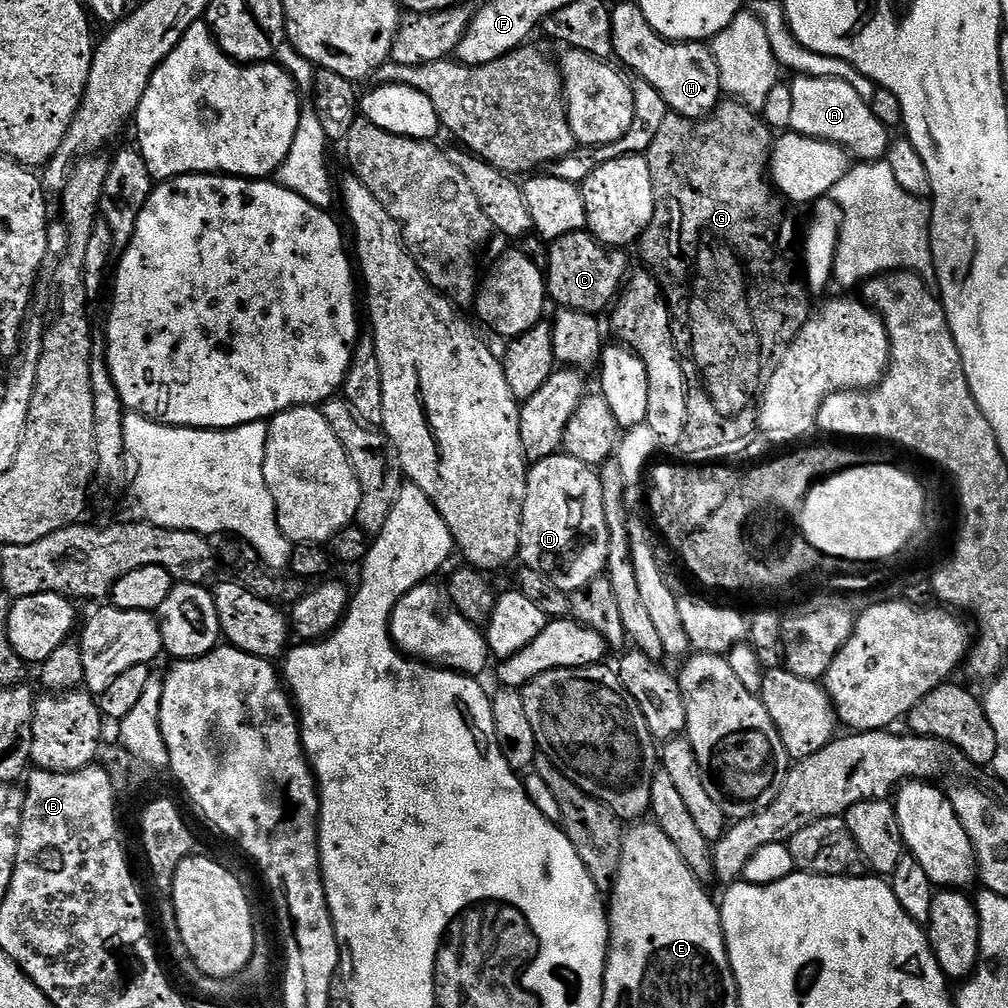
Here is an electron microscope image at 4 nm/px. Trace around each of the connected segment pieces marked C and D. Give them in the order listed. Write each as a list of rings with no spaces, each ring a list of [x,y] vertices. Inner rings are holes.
[[[571,232],[562,238],[551,241],[548,249],[548,266],[546,269],[546,292],[561,309],[572,308],[576,312],[590,312],[593,314],[607,313],[615,299],[620,295],[621,287],[629,275],[627,251],[609,248],[600,243],[591,232]]]
[[[557,454],[535,461],[528,470],[528,489],[522,510],[519,559],[523,567],[538,570],[538,574],[552,580],[558,590],[571,594],[605,575],[609,554],[610,538],[606,510],[602,508],[602,482],[599,471],[567,454]]]

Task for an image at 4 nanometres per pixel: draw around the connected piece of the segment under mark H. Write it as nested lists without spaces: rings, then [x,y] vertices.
[[[639,3],[615,5],[612,8],[612,37],[614,38],[615,59],[621,60],[629,69],[629,73],[642,77],[662,98],[666,98],[666,106],[678,116],[691,120],[702,120],[715,110],[722,99],[718,62],[714,62],[711,47],[704,42],[677,42],[665,40],[646,22],[646,14],[642,14]]]

